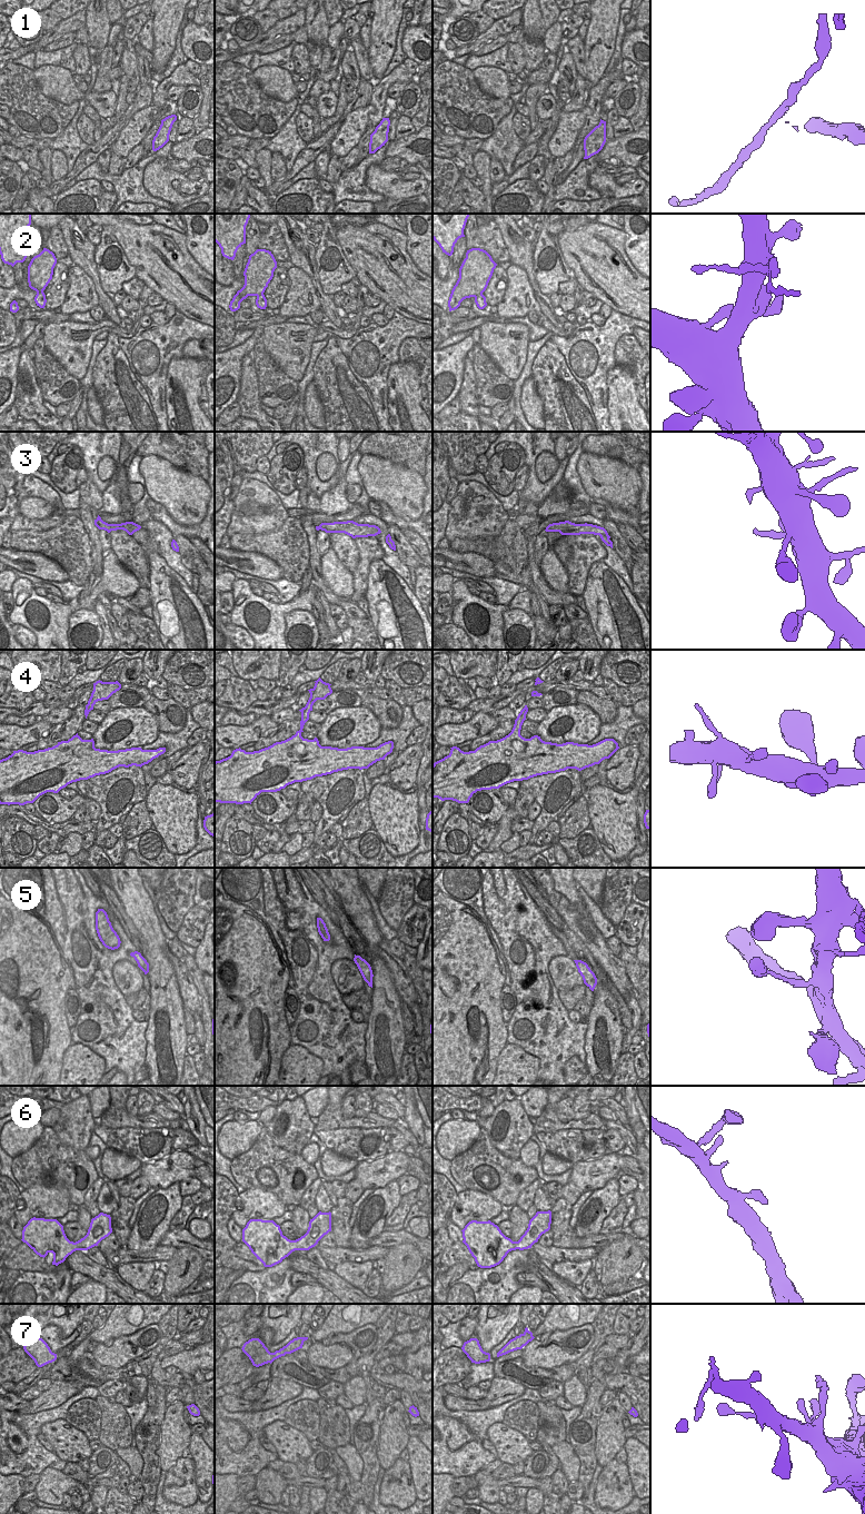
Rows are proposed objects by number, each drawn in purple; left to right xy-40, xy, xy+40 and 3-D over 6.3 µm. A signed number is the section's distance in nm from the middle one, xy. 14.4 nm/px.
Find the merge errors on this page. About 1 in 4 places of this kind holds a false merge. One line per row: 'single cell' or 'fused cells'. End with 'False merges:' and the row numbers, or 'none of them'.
1: fused cells
2: single cell
3: single cell
4: single cell
5: single cell
6: single cell
7: single cell
False merges: 1

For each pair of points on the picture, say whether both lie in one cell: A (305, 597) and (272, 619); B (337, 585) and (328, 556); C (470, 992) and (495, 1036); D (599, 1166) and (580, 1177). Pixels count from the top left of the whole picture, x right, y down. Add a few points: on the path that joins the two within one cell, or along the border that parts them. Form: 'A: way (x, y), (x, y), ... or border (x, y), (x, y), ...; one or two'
A: way (297, 603), (280, 611); one
B: way (337, 579), (330, 563); one
C: way (476, 1003), (486, 1015), (488, 1025); one
D: way (595, 1169), (590, 1169), (585, 1175); one

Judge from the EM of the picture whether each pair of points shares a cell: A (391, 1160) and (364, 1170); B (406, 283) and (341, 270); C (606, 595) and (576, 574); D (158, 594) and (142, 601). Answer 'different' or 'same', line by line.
A: same
B: different
C: different
D: different

